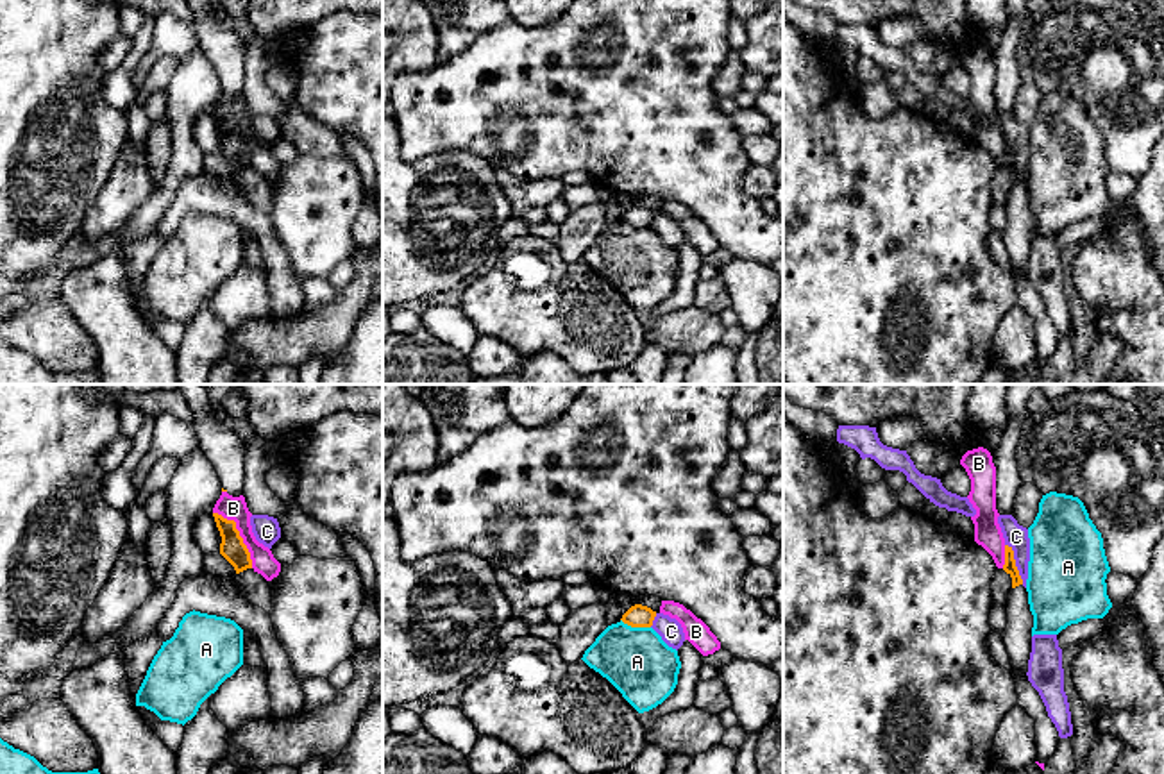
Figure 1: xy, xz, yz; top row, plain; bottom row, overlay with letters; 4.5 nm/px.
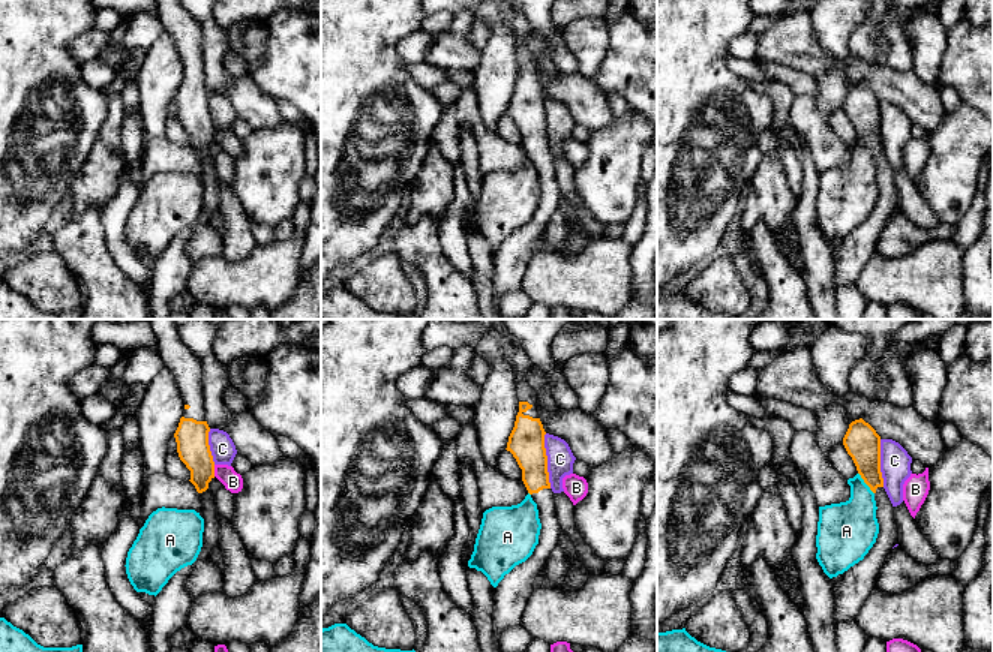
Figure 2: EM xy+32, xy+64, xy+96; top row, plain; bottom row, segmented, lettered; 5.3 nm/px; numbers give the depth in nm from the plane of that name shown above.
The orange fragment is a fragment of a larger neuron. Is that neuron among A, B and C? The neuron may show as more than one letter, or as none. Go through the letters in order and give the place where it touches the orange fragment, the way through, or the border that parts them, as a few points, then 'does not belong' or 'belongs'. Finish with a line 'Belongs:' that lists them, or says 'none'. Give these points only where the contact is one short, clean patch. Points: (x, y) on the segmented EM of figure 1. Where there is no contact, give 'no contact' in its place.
A: contact xz (635, 626); border xz (621, 619), (632, 626), (649, 628); does not belong
B: contact xy (238, 535); border xy (213, 512), (235, 522), (253, 567); does not belong
C: contact yz (1014, 563); border yz (1005, 544), (1012, 551), (1014, 565), (1023, 583); does not belong
Belongs: none

